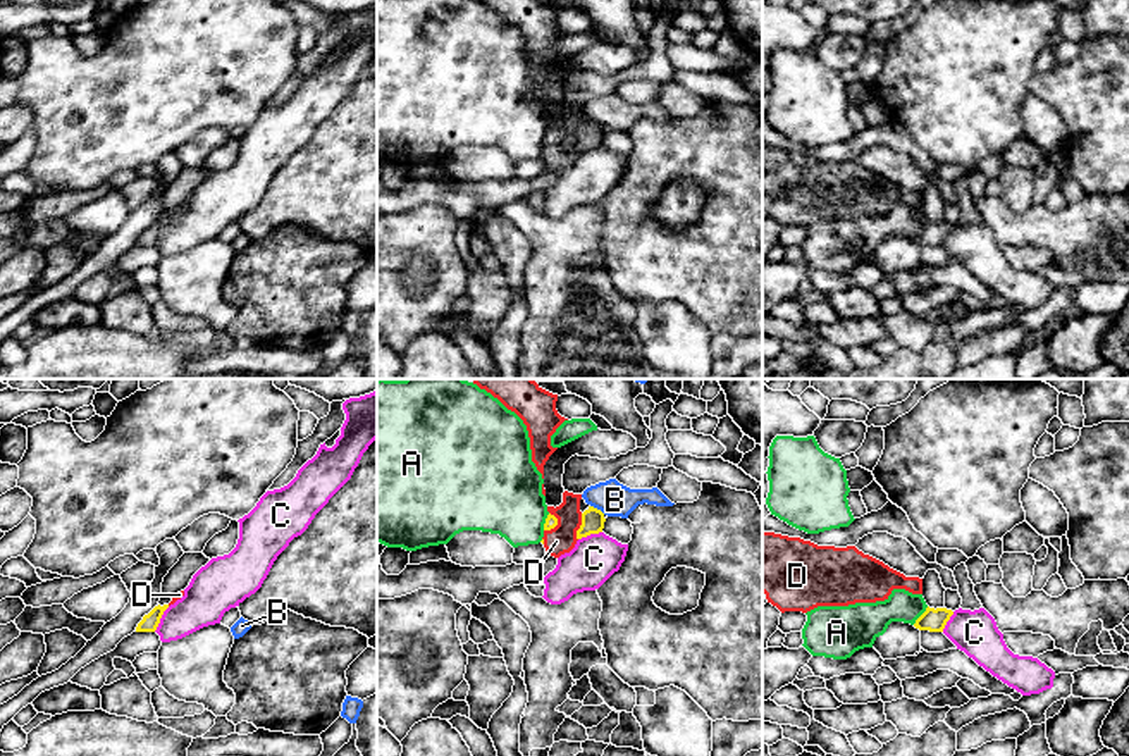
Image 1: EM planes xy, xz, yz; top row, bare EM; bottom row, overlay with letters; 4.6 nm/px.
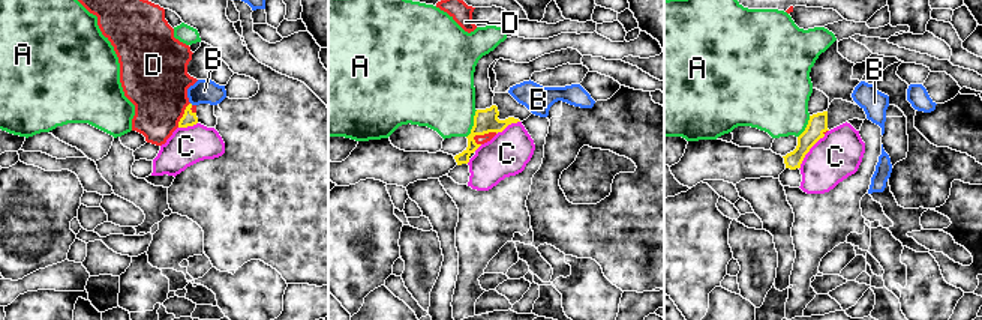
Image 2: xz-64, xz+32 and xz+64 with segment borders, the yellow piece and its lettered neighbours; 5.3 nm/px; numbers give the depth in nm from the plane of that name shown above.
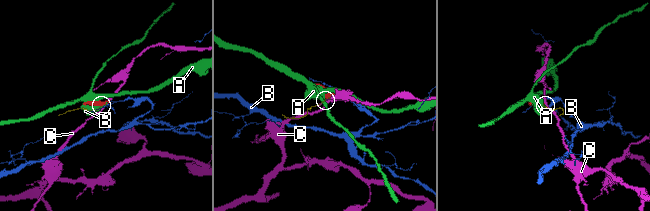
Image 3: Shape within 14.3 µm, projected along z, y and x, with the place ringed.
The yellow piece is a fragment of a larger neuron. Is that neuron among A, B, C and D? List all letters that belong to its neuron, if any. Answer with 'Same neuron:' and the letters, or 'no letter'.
Same neuron: D

